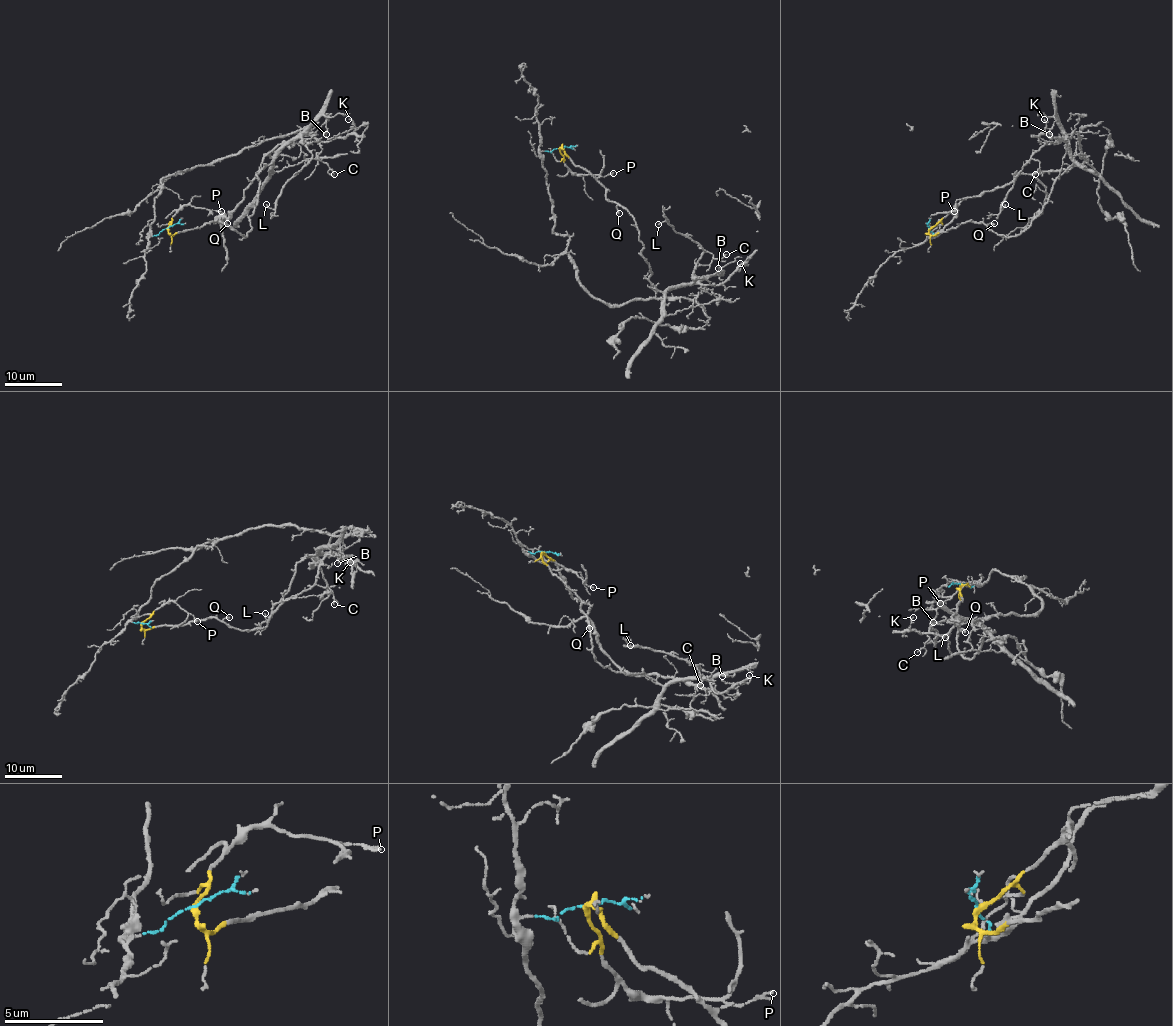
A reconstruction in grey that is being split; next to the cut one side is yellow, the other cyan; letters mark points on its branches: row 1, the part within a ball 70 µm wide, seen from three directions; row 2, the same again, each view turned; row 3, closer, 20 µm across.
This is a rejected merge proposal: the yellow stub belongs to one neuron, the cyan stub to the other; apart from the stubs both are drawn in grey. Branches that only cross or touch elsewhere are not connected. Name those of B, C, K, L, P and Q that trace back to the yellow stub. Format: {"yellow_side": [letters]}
{"yellow_side": ["B", "C", "K", "L", "P", "Q"]}

